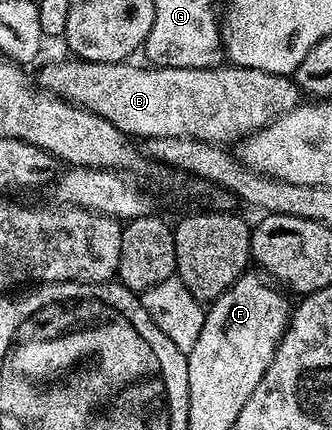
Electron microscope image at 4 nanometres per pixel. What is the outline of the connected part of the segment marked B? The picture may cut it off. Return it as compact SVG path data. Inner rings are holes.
M77 57L69 58L61 63L46 64L40 71L39 86L75 107L85 107L88 111L98 113L98 117L106 117L106 121L110 121L110 125L114 125L121 133L140 141L154 137L190 137L201 139L204 143L232 145L245 135L253 135L258 129L273 123L302 103L302 92L295 78L266 73L262 69L235 65L221 65L210 69L151 65L135 67L132 61L103 63Z

